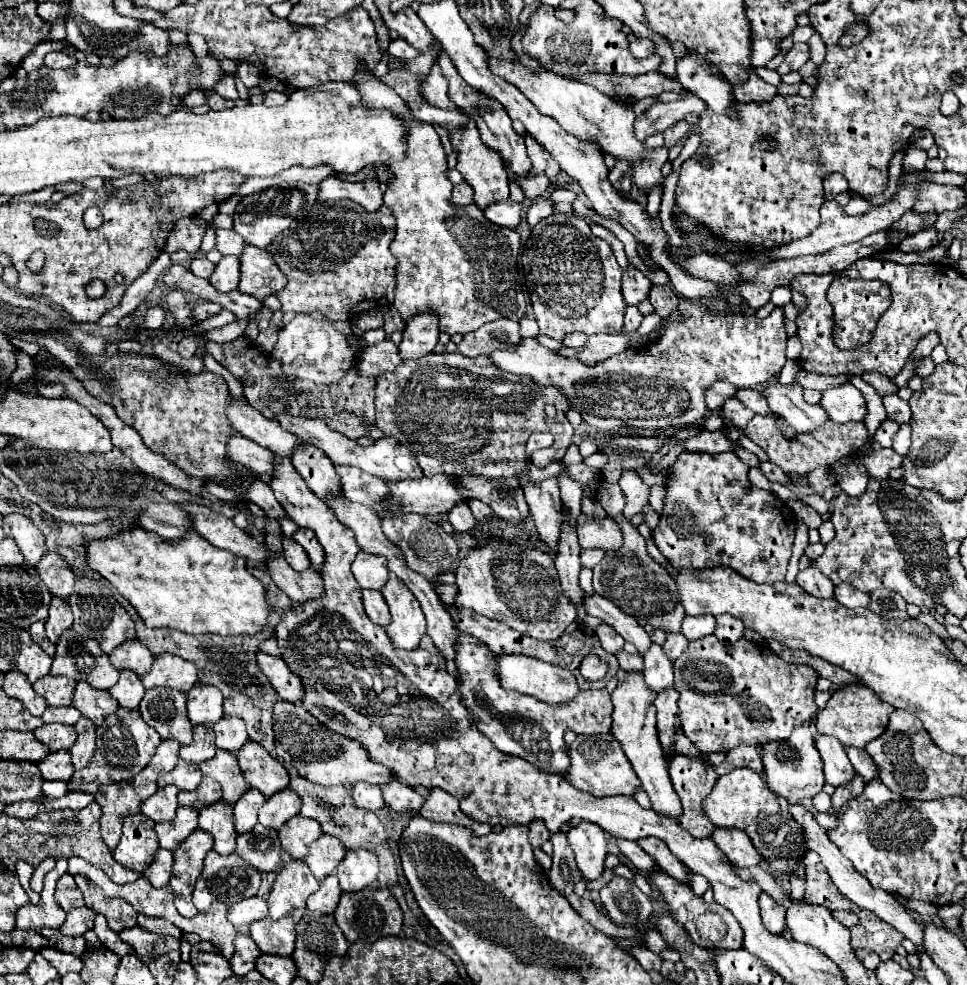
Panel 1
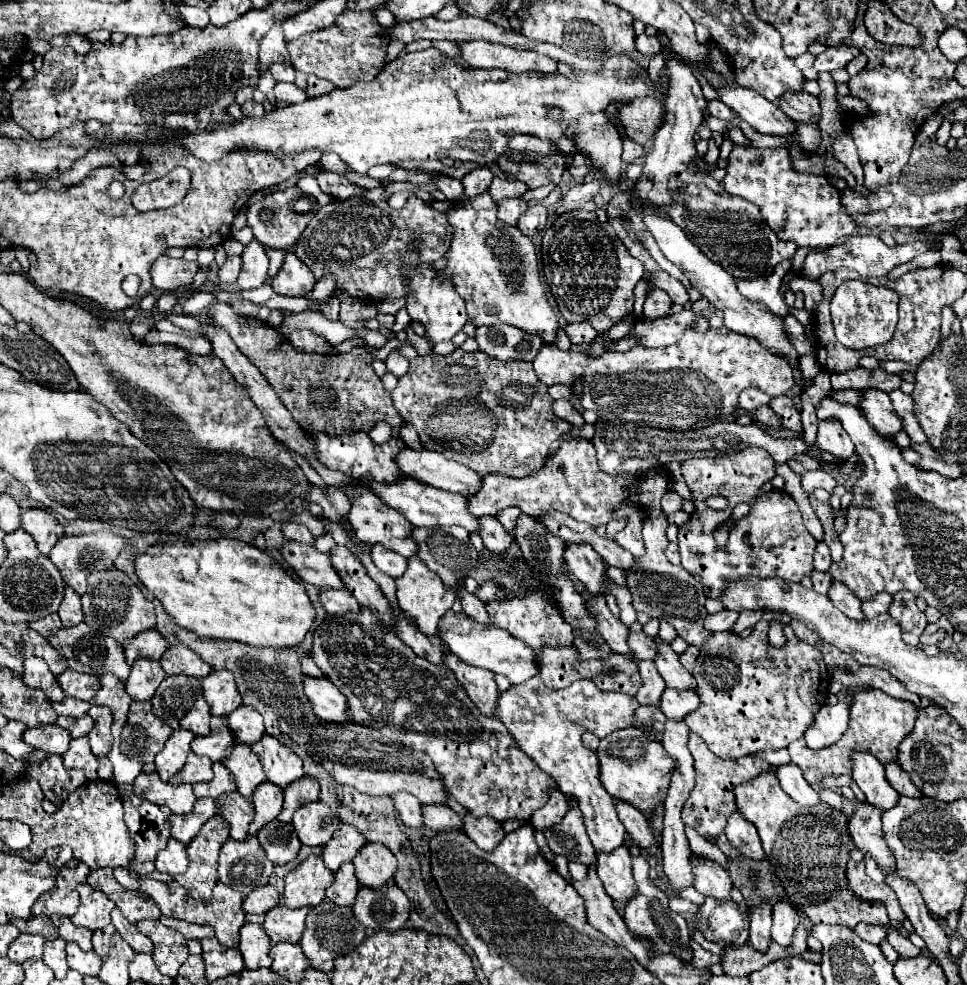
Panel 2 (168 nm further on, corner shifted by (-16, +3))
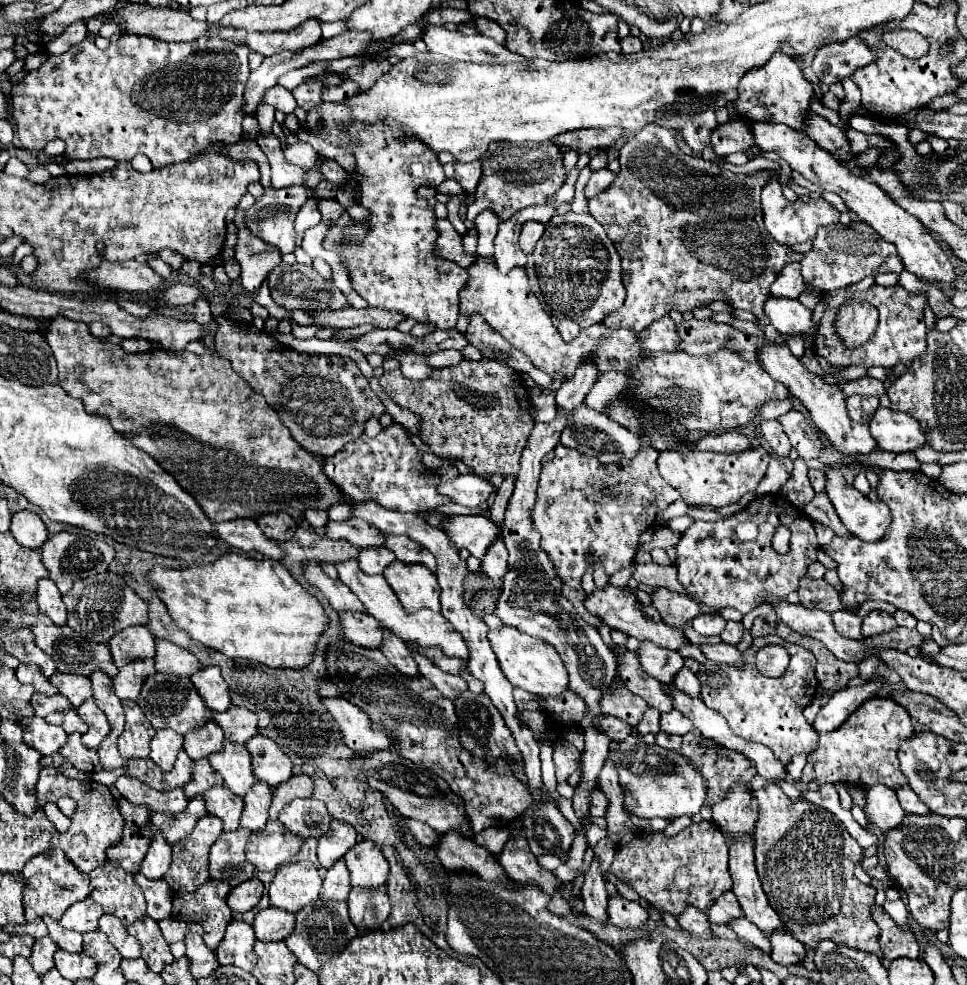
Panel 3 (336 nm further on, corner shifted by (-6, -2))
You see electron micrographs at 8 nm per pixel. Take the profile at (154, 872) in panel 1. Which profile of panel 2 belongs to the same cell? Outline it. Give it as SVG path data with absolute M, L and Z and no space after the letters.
M170 839L168 845L156 857L156 869L170 875L178 875L178 873L184 873L186 867L188 867L186 845L176 839Z

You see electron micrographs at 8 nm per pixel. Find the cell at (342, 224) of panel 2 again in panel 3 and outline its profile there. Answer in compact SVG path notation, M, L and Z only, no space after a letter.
M446 218L436 220L436 224L438 224L438 240L434 244L434 252L444 260L452 260L460 264L462 268L470 266L474 262L474 254L464 252L462 236L454 230L454 226Z

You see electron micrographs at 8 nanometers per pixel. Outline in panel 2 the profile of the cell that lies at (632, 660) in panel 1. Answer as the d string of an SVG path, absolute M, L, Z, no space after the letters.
M640 661L638 665L640 669L640 675L642 675L642 681L644 685L640 687L636 699L640 705L660 705L660 697L664 693L664 681L660 679L660 673L656 671L654 663L652 661Z

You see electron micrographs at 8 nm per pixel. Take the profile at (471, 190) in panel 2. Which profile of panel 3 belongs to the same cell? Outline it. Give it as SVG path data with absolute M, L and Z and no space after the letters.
M474 160L474 162L468 162L468 164L456 162L454 166L456 166L456 180L458 180L458 184L460 184L468 194L472 194L474 188L478 186L478 180L482 178L480 160Z

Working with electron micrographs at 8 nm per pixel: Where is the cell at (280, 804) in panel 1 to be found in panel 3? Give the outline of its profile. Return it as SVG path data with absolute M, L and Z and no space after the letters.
M296 774L288 782L274 788L274 800L270 806L270 818L278 818L280 810L290 804L294 798L310 798L312 796L312 778L308 774Z

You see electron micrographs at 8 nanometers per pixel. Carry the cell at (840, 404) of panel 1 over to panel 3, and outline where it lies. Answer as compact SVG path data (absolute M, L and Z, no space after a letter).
M878 408L868 426L882 450L912 452L916 446L926 442L924 432L912 416L904 412L894 412L890 408Z

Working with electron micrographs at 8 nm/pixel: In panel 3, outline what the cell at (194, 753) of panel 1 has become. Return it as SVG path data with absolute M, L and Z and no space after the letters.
M210 720L200 730L192 730L184 736L184 750L192 760L200 760L212 756L214 752L222 752L222 742L222 730L214 724L214 720Z

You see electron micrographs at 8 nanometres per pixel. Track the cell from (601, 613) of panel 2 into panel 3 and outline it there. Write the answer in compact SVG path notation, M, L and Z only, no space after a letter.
M612 644L612 650L614 650L616 660L618 660L618 676L626 682L626 686L634 694L644 698L648 702L648 706L654 706L660 712L670 710L672 708L672 700L664 694L662 684L642 670L636 654L626 650L626 648L618 648L614 644Z

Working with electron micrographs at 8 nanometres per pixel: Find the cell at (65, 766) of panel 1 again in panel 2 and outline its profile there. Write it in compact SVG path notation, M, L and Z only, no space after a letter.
M88 737L72 739L72 747L62 755L66 769L82 769L86 773L86 779L98 779L98 759L90 751Z

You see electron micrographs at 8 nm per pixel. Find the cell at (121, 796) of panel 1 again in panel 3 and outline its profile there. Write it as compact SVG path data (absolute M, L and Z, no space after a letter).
M158 730L154 740L150 742L150 758L154 760L154 764L160 764L160 768L164 772L168 772L174 766L176 754L182 748L182 736L176 734L174 730Z

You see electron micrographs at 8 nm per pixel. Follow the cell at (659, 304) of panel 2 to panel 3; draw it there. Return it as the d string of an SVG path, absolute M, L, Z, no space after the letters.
M664 316L662 320L650 324L650 328L644 328L638 334L638 344L642 344L642 350L646 352L678 350L678 336L670 316Z

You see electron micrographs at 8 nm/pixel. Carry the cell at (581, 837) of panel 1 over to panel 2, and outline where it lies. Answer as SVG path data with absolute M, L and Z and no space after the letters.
M618 847L612 853L598 855L598 877L604 883L606 893L616 903L628 903L636 893L636 881L632 877L632 863L628 847Z

